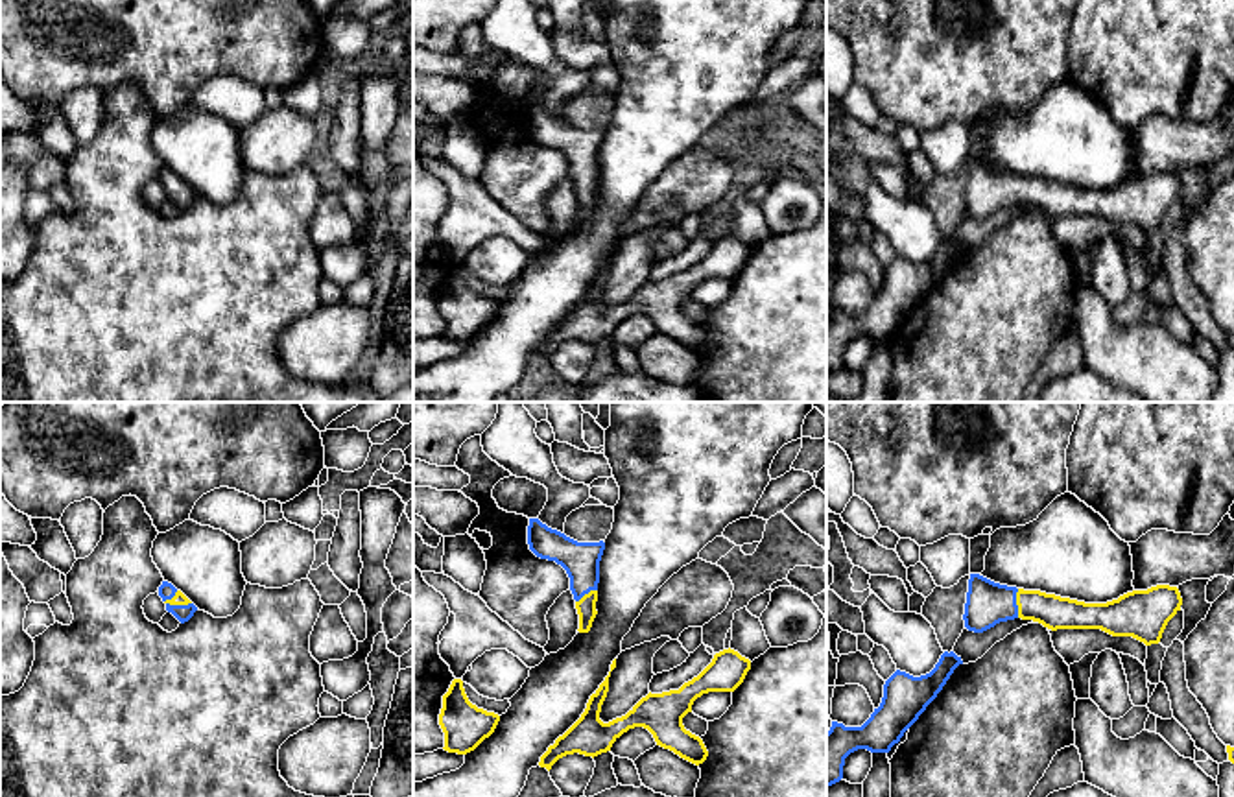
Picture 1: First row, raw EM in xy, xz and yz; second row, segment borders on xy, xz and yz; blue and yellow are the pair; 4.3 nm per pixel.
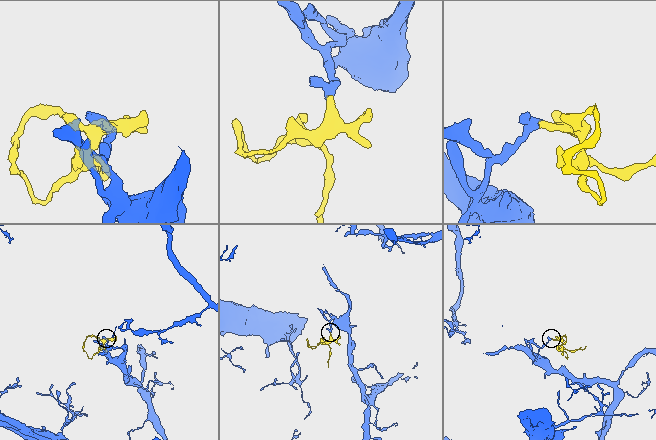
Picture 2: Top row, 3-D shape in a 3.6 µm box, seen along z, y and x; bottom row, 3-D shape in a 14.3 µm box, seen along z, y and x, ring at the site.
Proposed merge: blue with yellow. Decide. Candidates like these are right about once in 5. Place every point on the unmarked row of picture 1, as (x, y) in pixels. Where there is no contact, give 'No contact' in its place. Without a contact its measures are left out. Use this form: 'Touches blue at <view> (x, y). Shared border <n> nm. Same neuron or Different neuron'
Touches blue at xy (177, 192). Shared border 120 nm. Same neuron

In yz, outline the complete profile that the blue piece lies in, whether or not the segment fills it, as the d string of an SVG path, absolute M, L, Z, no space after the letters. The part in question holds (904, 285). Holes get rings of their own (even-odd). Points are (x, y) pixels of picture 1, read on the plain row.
M944 238L935 255L920 264L896 256L884 271L878 295L861 314L832 308L826 319L826 375L843 365L845 345L858 338L889 339L943 277L954 256L963 251Z

